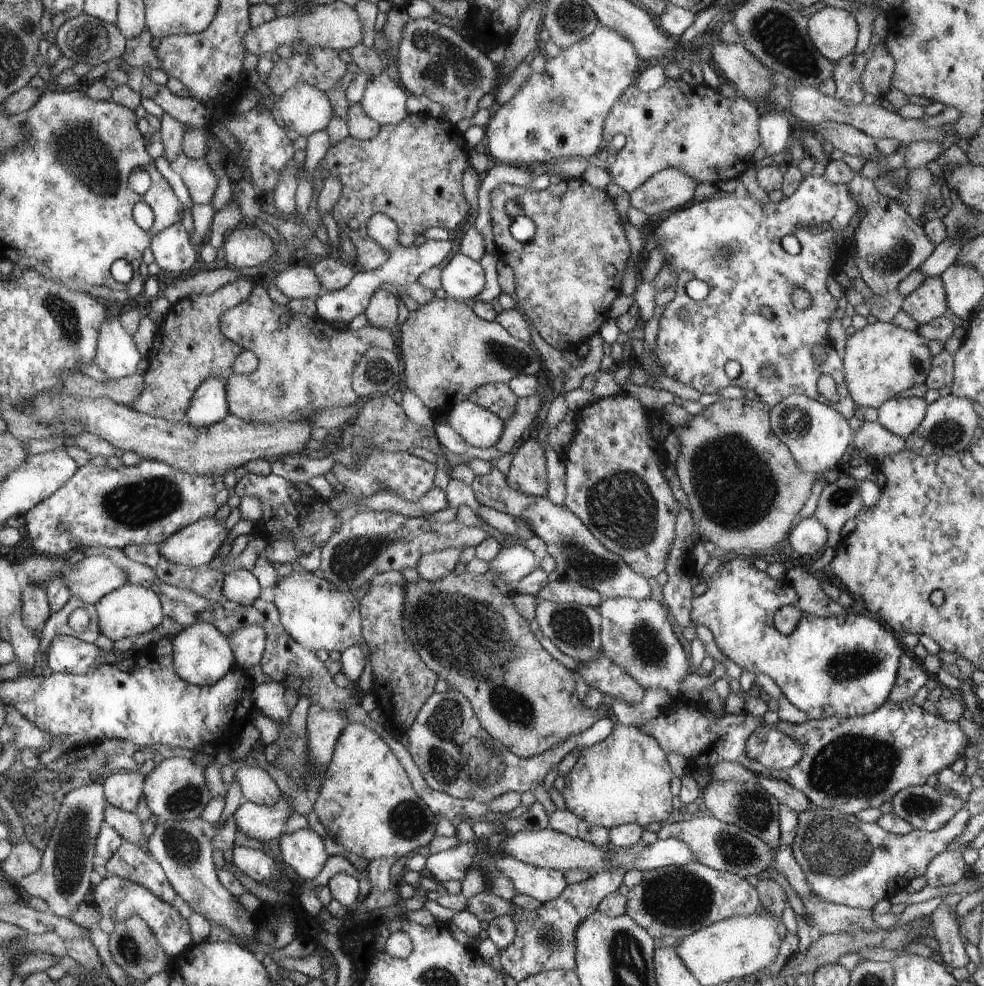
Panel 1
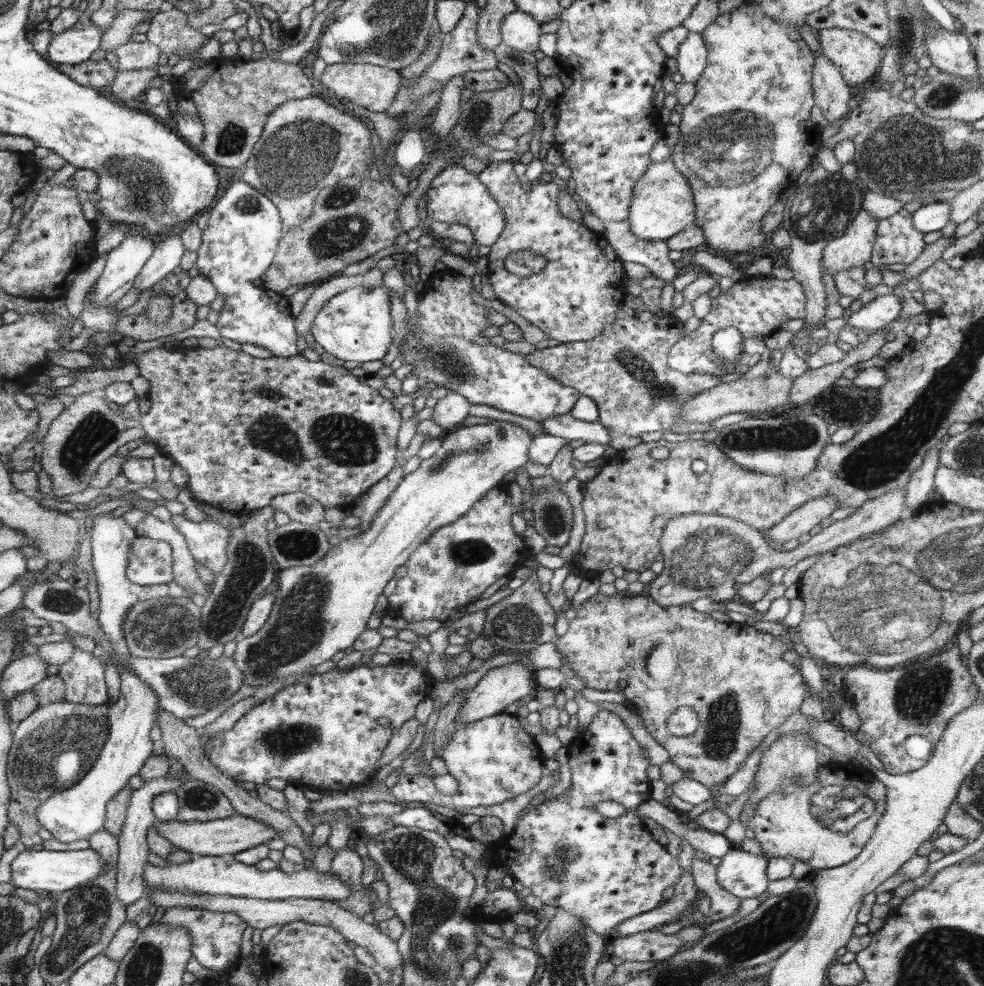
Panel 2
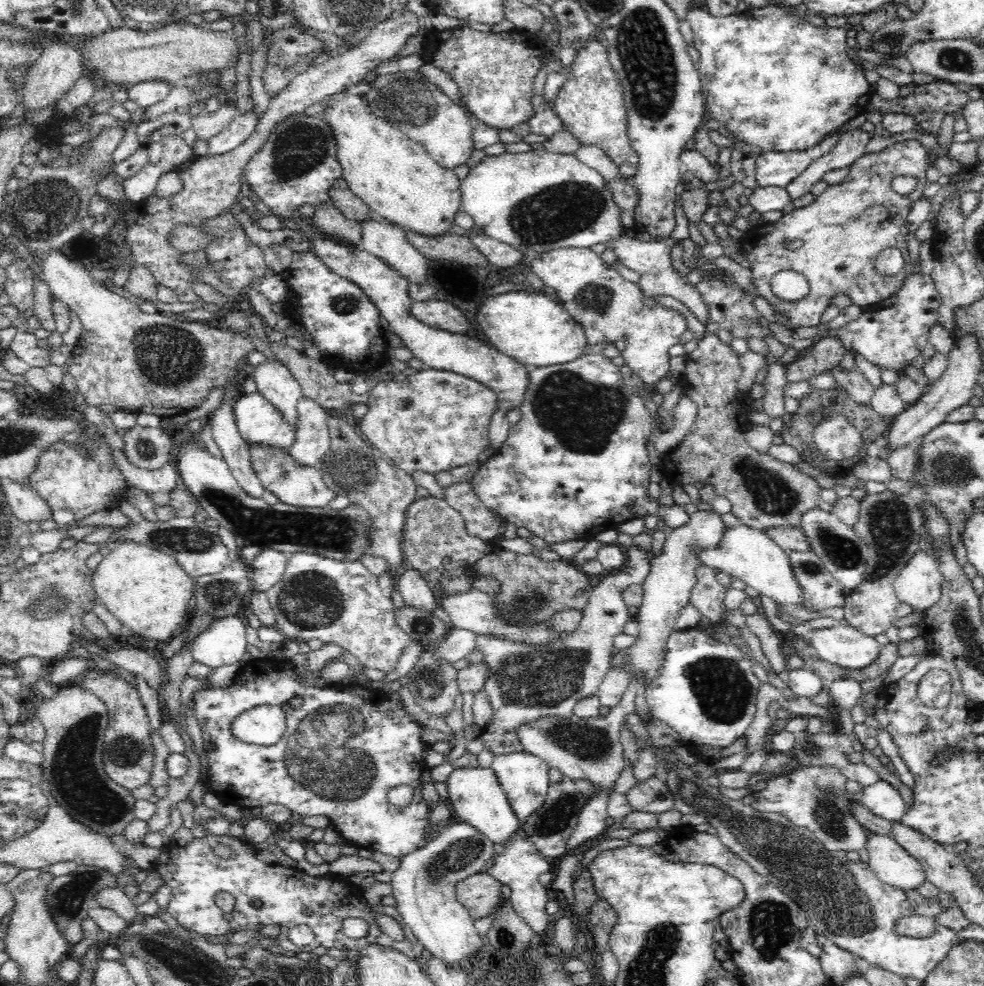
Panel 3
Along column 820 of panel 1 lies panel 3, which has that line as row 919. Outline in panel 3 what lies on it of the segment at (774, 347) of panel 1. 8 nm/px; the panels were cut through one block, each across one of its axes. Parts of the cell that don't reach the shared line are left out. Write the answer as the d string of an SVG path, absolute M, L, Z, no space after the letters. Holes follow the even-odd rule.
M207 835L202 838L195 838L186 846L170 843L160 849L155 862L155 869L161 874L162 880L171 888L171 899L166 910L178 923L190 928L194 933L201 936L222 936L230 930L238 932L250 928L261 929L268 924L278 924L280 934L274 949L285 955L296 955L298 952L311 951L318 946L339 948L340 950L364 951L370 945L382 945L383 947L394 948L403 955L416 959L422 954L422 943L409 933L404 933L407 939L395 940L384 933L376 922L376 914L383 913L385 916L394 917L400 922L398 909L394 906L376 905L368 907L363 898L364 886L351 884L347 877L329 873L324 878L310 876L301 869L283 867L278 864L270 864L256 859L256 849L249 843L238 837L229 835ZM214 844L228 844L236 852L234 858L216 858L212 852ZM229 892L235 898L235 905L230 912L230 920L224 919L224 912L216 902L216 893ZM252 900L260 900L260 908L252 905ZM304 910L312 910L314 918L304 914ZM346 918L363 918L368 923L366 936L358 939L349 938L342 932L342 922ZM308 925L314 932L315 939L308 946L298 947L288 939L288 930L298 926Z

